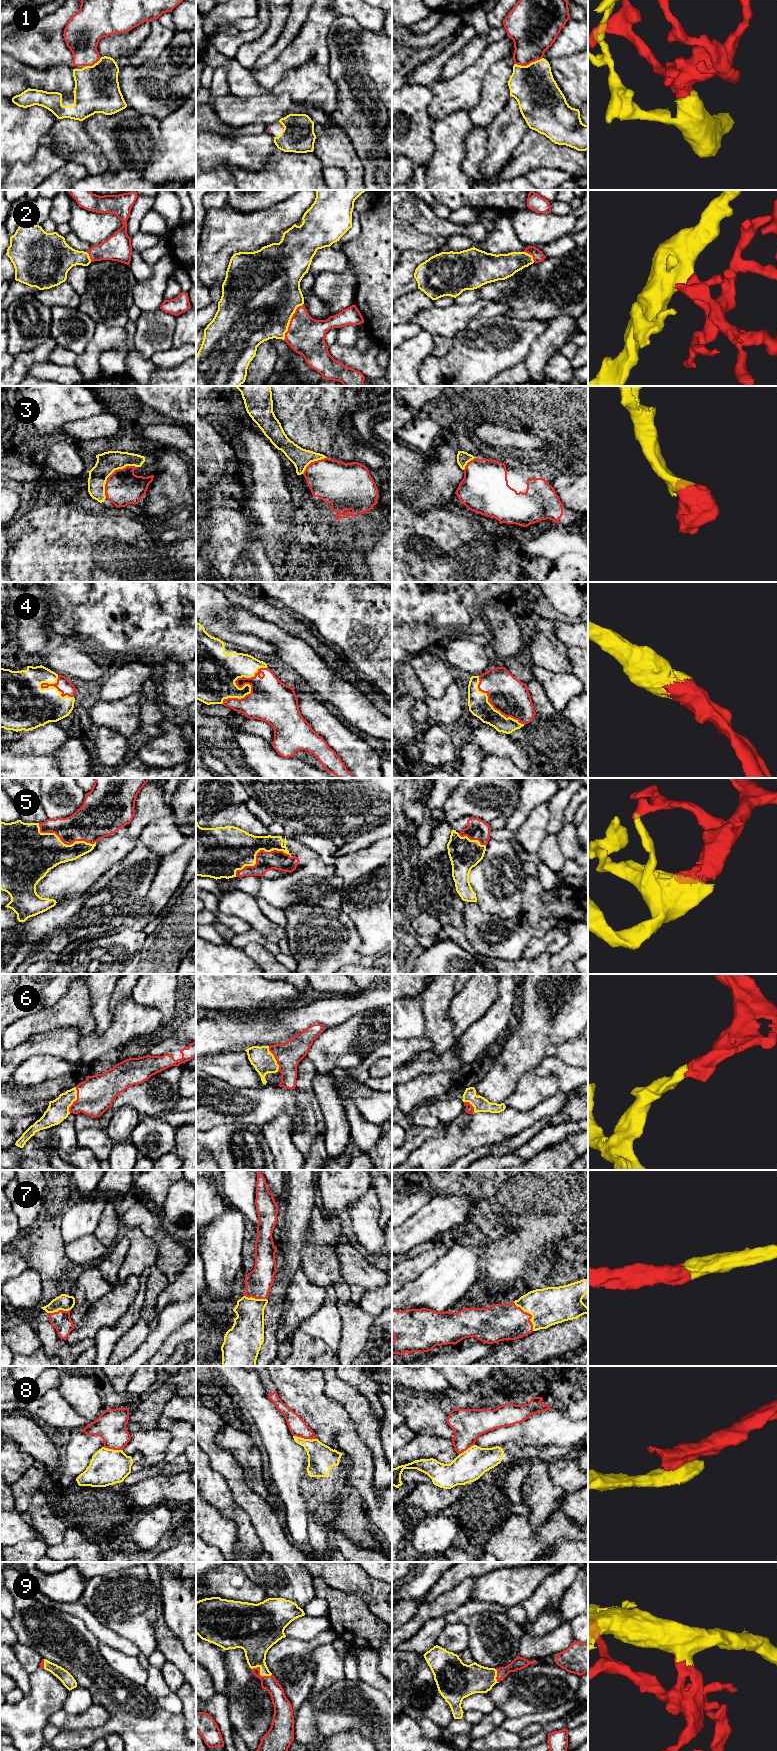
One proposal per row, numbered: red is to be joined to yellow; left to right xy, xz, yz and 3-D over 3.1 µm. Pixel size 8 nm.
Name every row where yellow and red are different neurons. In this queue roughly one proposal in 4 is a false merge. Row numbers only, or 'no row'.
8

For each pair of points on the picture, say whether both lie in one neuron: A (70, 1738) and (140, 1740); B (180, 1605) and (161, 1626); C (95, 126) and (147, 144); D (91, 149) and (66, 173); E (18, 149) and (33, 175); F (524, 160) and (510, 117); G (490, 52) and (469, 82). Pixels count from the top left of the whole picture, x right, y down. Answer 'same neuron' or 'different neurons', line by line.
A: same neuron
B: different neurons
C: same neuron
D: different neurons
E: different neurons
F: different neurons
G: same neuron

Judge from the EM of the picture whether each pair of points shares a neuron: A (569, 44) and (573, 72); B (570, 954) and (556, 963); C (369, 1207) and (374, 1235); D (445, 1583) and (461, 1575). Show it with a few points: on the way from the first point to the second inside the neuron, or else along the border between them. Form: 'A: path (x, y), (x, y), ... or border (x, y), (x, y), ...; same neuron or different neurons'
A: border (577, 52), (571, 55), (553, 57), (548, 61); different neurons
B: path (567, 954), (559, 960); same neuron
C: path (369, 1214), (369, 1228); same neuron
D: path (449, 1580), (457, 1575); same neuron

